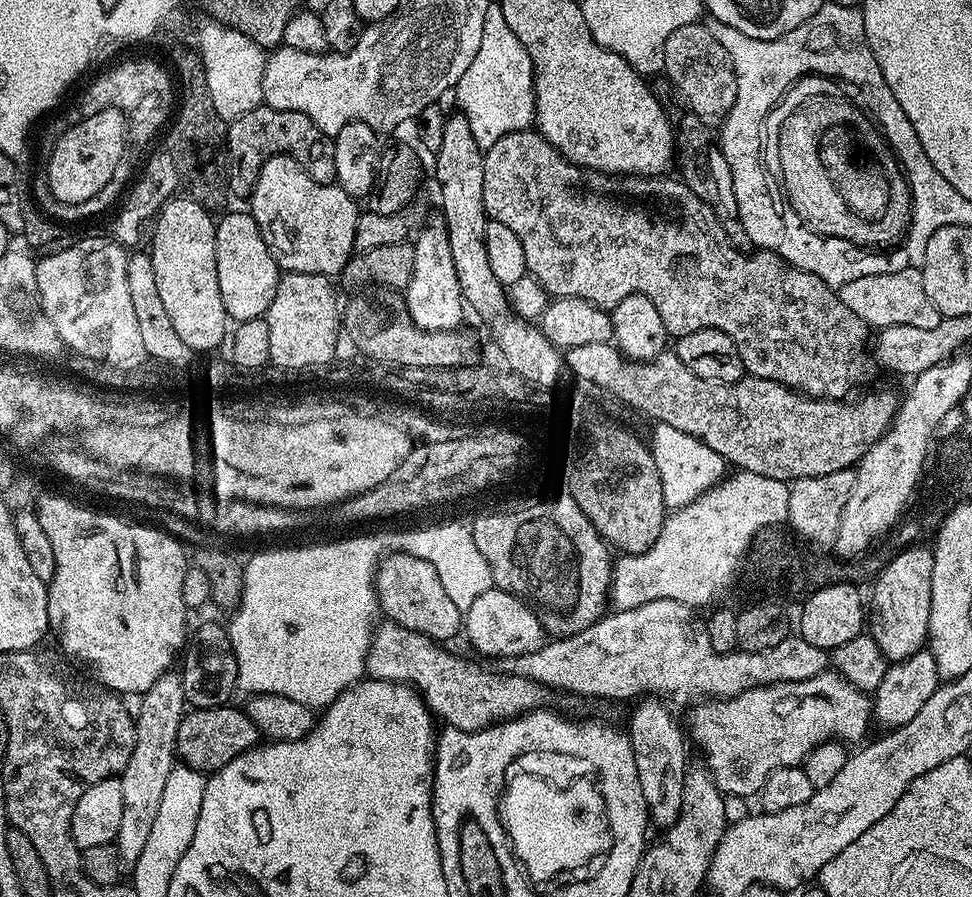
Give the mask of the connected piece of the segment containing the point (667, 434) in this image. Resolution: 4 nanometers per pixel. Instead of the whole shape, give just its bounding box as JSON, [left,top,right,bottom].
[650,424,726,509]

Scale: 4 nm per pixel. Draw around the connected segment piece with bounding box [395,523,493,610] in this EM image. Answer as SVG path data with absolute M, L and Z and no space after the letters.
M436 524L433 528L420 528L417 532L404 532L396 540L395 547L401 552L408 552L412 556L430 562L438 570L438 578L442 578L442 586L446 586L446 594L450 594L450 602L461 610L466 610L478 598L478 594L486 594L486 590L493 587L490 566L486 566L486 558L482 558L478 546L474 546L471 527L465 524Z

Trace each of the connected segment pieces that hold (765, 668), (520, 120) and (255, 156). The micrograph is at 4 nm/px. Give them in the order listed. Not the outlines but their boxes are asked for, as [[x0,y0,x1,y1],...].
[[503,599,829,706],[454,2,536,149],[226,106,335,197]]

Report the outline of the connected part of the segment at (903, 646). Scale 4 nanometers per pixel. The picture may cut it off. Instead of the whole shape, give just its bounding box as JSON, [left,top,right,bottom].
[870,546,934,662]

